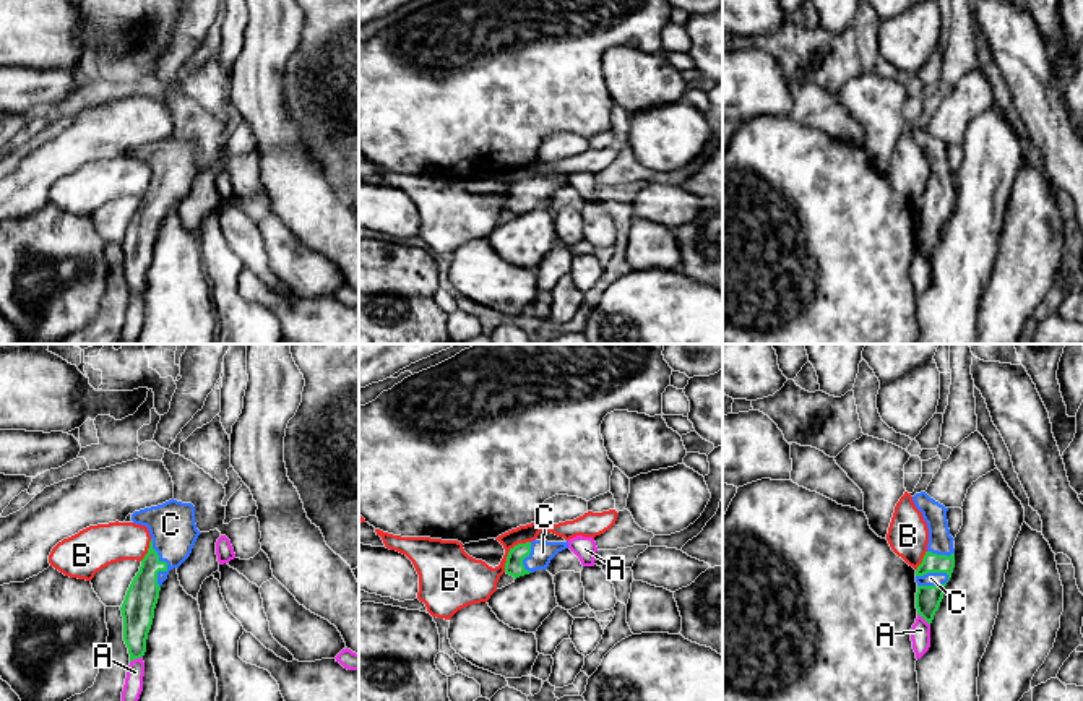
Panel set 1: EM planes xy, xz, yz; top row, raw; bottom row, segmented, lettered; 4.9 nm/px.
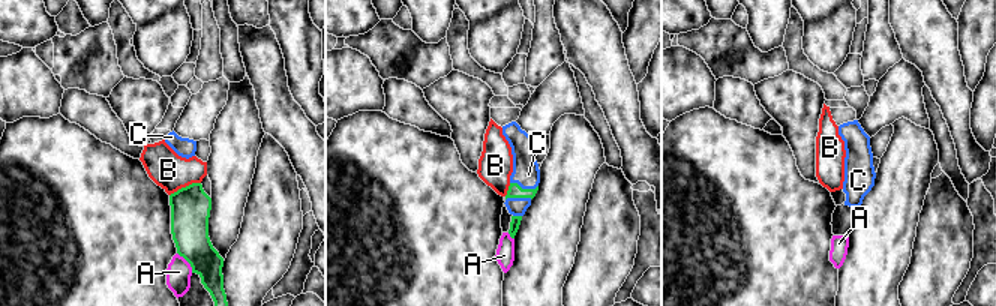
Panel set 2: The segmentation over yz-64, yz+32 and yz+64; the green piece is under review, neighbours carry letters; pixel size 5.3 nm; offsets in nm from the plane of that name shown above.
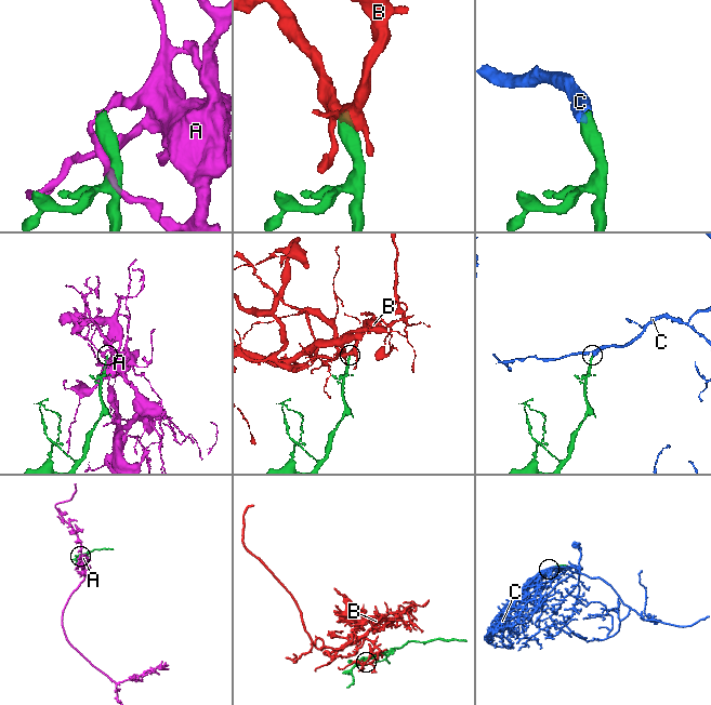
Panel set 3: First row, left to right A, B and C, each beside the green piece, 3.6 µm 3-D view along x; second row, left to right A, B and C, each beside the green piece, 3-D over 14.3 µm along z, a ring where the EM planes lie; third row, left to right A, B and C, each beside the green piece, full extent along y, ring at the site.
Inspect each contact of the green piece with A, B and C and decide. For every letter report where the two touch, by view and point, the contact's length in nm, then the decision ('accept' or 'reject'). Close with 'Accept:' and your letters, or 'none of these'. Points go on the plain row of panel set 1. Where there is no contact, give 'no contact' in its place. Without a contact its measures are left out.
A: xy (135, 294) | 70 nm | reject
B: xz (509, 189) | 200 nm | reject
C: yz (934, 208) | 170 nm | accept
Accept: C

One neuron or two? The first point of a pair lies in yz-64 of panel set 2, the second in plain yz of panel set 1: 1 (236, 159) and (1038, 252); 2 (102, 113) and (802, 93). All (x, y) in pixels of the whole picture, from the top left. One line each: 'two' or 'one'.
1: two
2: one

